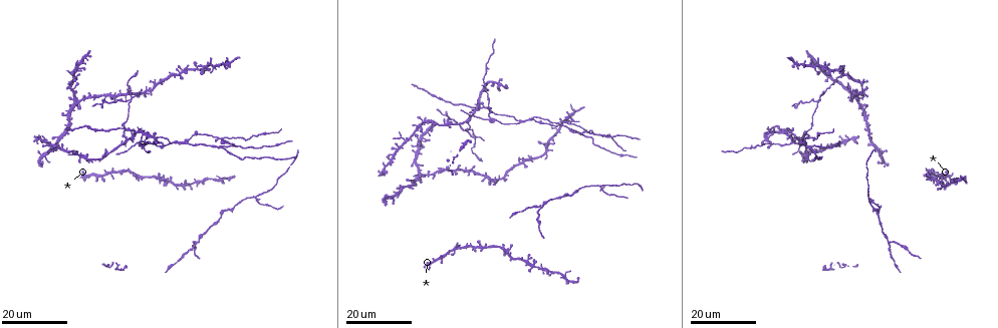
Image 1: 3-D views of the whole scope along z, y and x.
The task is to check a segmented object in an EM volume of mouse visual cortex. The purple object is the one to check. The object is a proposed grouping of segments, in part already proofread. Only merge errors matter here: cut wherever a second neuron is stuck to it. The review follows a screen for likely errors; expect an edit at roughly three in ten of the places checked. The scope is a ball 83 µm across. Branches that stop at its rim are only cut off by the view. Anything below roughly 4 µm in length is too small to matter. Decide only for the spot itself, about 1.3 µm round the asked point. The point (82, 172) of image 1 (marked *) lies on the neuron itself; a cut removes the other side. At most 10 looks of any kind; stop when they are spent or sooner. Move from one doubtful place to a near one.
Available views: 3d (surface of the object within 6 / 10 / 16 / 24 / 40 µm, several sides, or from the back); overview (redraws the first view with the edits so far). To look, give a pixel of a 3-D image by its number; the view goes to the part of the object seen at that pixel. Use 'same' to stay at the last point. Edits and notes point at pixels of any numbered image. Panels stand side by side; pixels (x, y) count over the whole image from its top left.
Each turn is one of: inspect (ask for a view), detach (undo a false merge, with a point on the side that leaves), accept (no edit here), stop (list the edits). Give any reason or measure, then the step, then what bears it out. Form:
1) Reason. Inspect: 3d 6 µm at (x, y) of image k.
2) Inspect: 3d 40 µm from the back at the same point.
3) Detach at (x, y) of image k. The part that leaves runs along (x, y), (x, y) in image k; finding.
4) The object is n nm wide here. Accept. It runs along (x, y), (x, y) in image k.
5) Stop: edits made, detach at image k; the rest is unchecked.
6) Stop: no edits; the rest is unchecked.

Inspect: 3d 24 µm at (404, 142) of image 1.

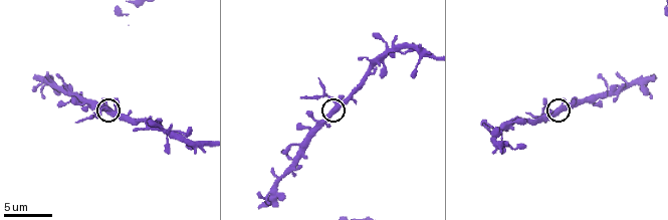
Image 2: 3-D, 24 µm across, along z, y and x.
Inspect: 3d 6 µm at (338, 107) of image 2.

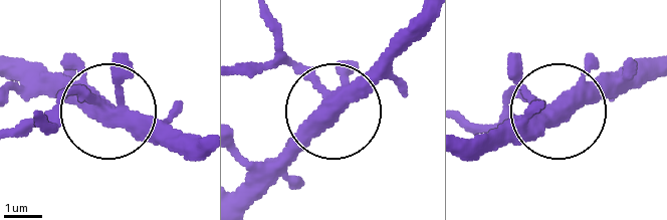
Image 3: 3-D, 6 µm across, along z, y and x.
The side arm is 5 µm long. Detach at (55, 116) of image 3. The part that leaves runs along (322, 89), (277, 60), (239, 67) in image 3; two neurons meet here.

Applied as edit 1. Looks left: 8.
Redraw. Inspect: overview.

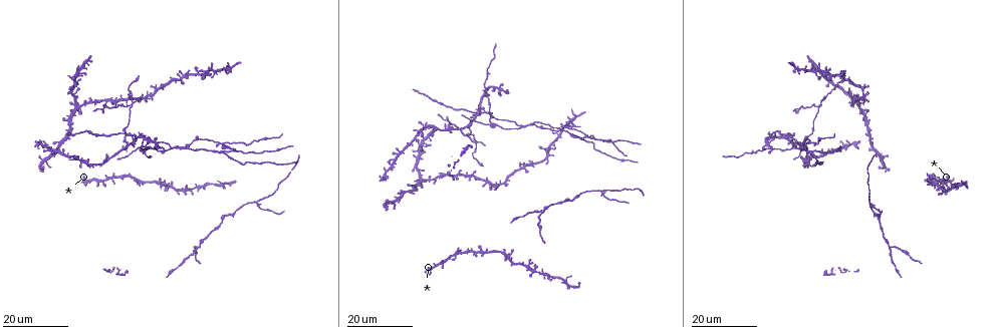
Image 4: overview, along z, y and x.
Four arms meet. Inspect: 3d 16 µm at (128, 101) of image 4.

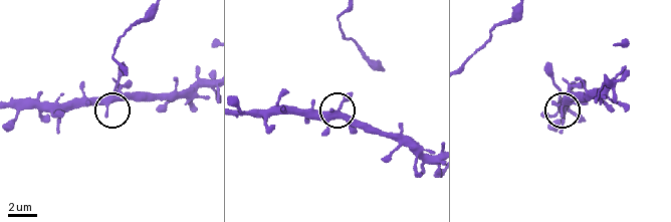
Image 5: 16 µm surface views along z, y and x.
Zoom in. Inspect: 3d 6 µm at (568, 98) of image 5.

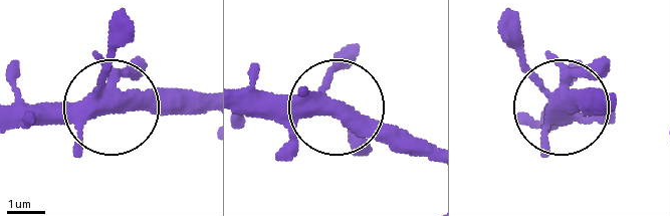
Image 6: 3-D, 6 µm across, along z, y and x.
4 arms meet here. Accept. One neuron here.

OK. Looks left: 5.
Three arms meet. Inspect: 3d 16 µm at (542, 213) of image 4.

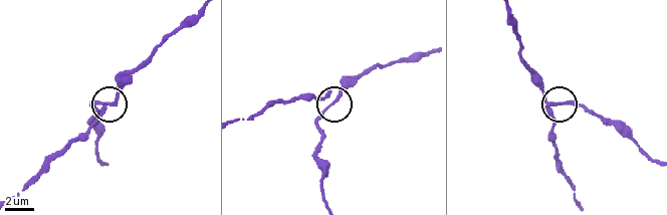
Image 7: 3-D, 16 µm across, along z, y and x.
Zoom in. Inspect: 3d 10 µm at (334, 100) of image 7.

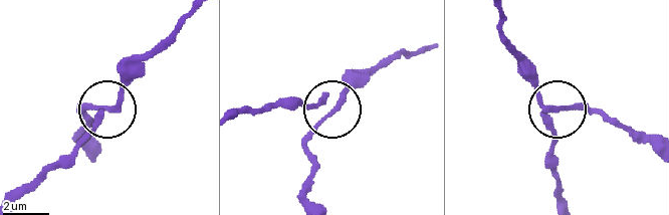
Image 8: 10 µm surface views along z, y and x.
3 arms meet here. Detach at (319, 122) of image 8. The part that leaves runs along (344, 98), (305, 143), (309, 178), (303, 201) in image 8; two neurons meet here.

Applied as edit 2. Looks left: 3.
Thick turns thin. Inspect: 3d 16 µm at (274, 194) of image 4.

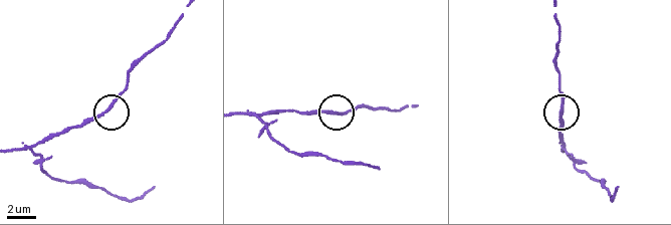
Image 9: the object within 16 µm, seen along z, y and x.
Zoom in. Inspect: 3d 6 µm at (562, 110) of image 9.

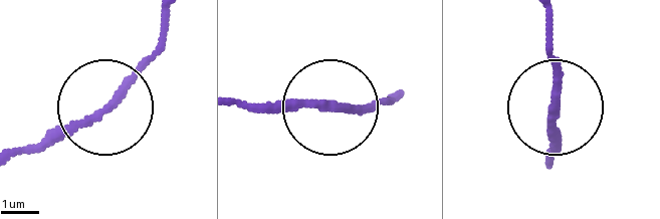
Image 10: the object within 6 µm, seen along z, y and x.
Accept. It runs along (552, 160), (552, 35) in image 10; continuous, no second neuron.

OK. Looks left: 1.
Stop: edits made, detach at image 3, detach at image 8; the rest is unchecked.

